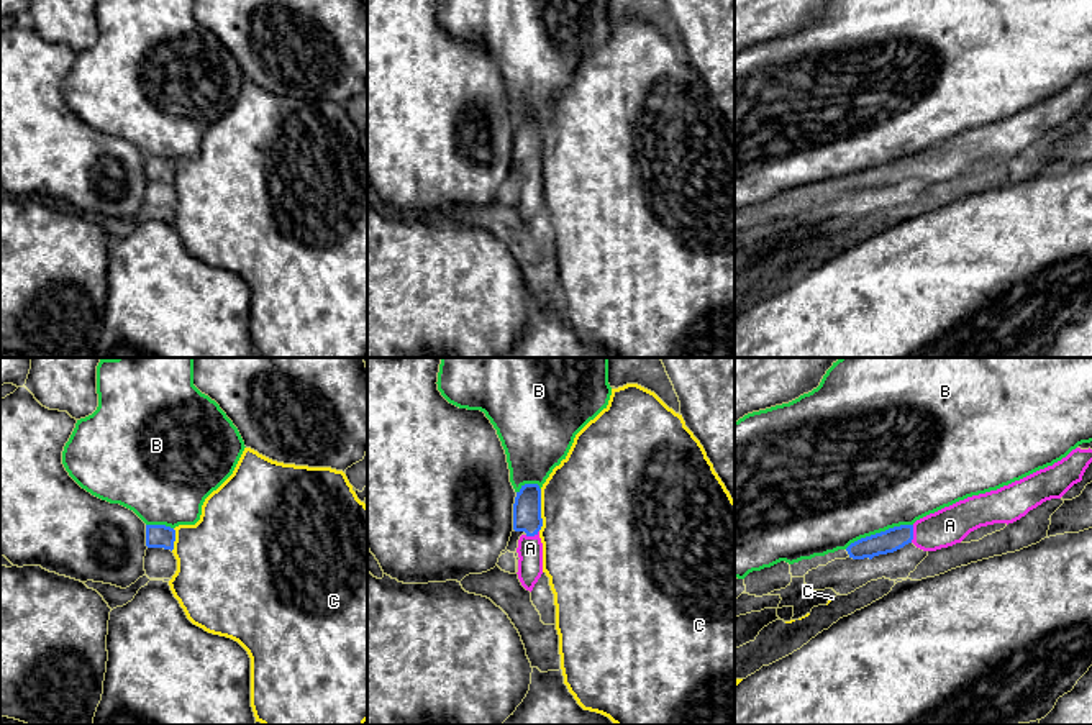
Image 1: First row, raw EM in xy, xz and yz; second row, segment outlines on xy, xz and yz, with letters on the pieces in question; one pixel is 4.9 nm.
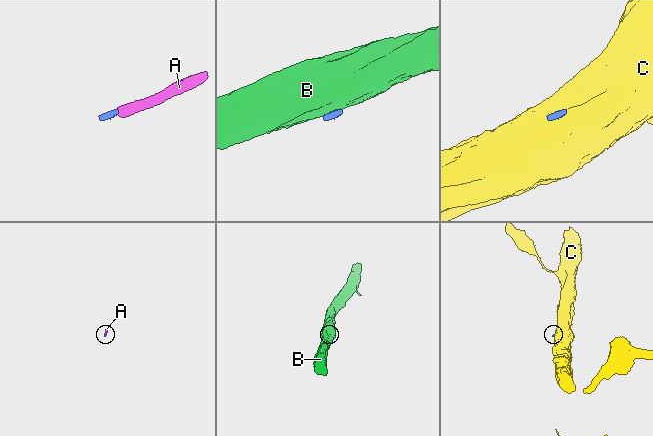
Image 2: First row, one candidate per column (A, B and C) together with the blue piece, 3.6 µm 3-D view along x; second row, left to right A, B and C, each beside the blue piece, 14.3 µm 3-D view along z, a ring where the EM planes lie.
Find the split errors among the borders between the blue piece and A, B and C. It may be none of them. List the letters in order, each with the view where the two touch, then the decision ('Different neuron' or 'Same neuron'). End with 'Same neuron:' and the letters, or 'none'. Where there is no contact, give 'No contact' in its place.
A: Touches blue in yz. Same neuron
B: Touches blue in yz. Different neuron
C: Touches blue in xz. Different neuron
Same neuron: A

